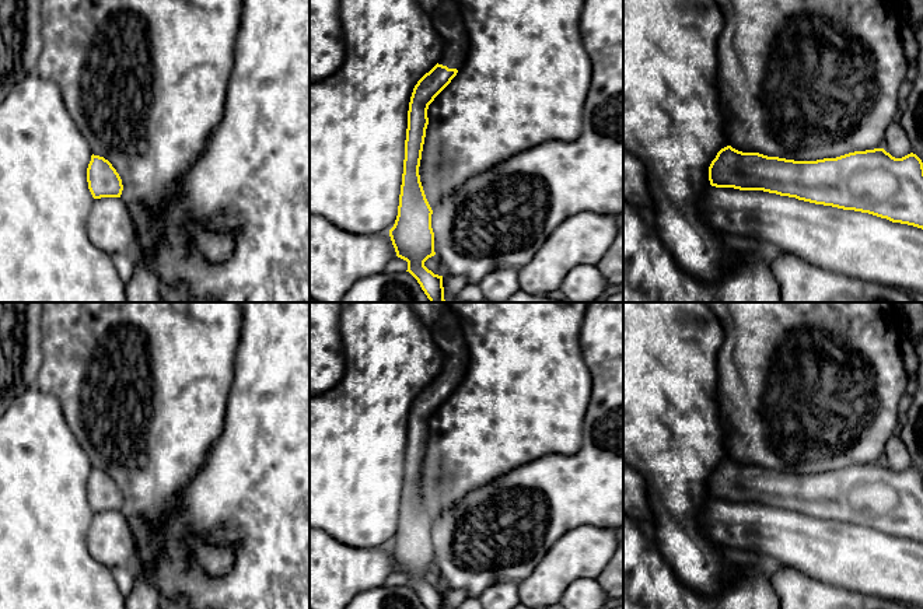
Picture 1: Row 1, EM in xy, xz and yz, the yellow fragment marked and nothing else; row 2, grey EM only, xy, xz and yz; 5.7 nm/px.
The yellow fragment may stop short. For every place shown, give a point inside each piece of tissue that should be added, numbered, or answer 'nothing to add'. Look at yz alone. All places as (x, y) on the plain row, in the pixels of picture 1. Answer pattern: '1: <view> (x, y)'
nothing to add

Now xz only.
nothing to add

